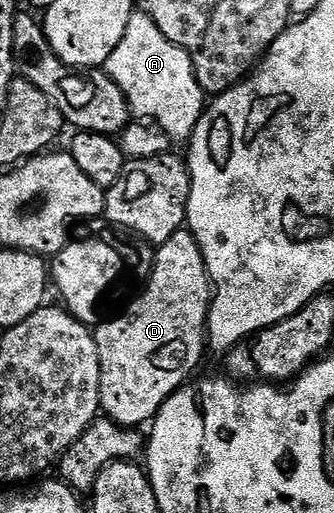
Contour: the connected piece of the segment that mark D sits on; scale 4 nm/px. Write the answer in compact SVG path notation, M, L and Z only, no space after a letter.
M188 228L177 230L172 236L168 236L166 242L161 243L157 247L154 256L154 271L150 273L150 277L145 279L144 285L141 287L142 295L131 304L127 310L123 309L117 318L111 318L109 322L103 322L101 326L94 330L94 339L96 340L96 348L100 352L100 400L102 401L100 410L107 418L111 418L117 426L129 426L131 428L142 428L147 424L153 423L158 410L168 399L187 385L188 377L198 366L198 361L202 358L202 353L208 350L208 323L210 320L210 303L212 301L212 283L210 274L206 270L206 261L202 255L200 244L194 239L193 232Z

